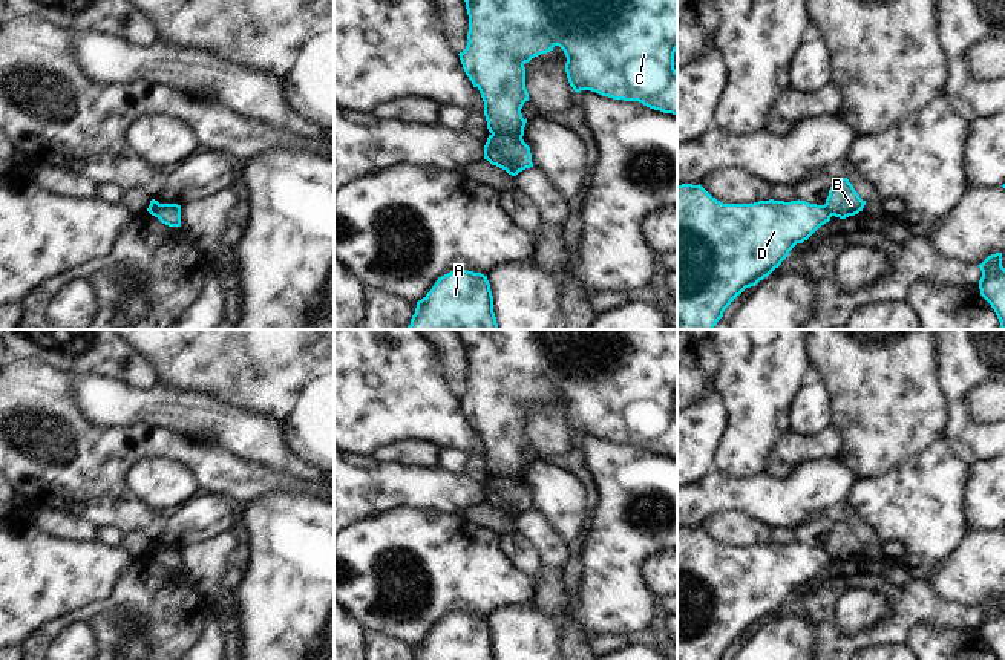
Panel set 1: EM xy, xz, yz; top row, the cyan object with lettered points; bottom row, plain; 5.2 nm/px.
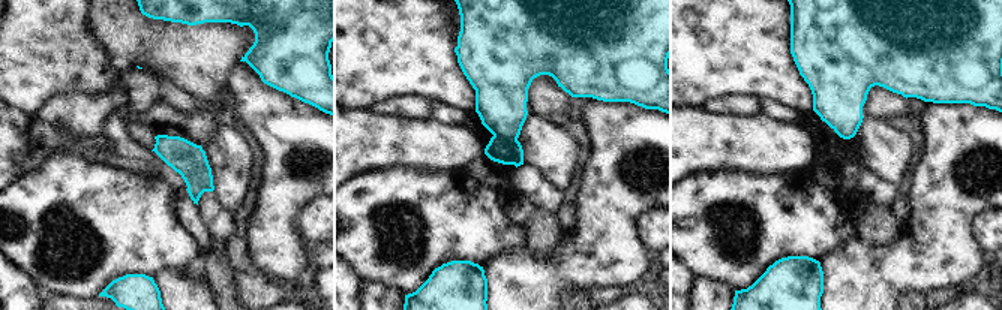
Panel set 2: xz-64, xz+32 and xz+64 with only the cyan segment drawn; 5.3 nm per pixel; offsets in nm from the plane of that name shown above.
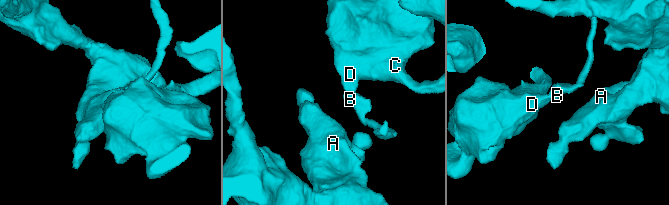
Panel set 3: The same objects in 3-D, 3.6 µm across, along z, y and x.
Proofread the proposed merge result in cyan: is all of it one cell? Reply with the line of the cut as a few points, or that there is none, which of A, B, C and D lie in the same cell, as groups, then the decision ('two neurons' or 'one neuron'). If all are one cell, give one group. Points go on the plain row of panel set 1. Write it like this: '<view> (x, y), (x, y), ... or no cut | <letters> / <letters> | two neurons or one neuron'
xz (492, 477), (510, 477), (521, 481) | A C D / B | two neurons

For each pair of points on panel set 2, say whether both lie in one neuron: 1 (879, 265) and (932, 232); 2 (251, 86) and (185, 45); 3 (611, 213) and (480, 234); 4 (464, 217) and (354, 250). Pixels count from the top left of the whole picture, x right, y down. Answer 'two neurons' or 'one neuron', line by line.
1: one neuron
2: two neurons
3: two neurons
4: one neuron

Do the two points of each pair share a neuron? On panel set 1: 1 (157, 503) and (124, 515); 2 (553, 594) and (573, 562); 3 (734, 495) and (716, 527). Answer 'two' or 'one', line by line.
1: two
2: two
3: two

